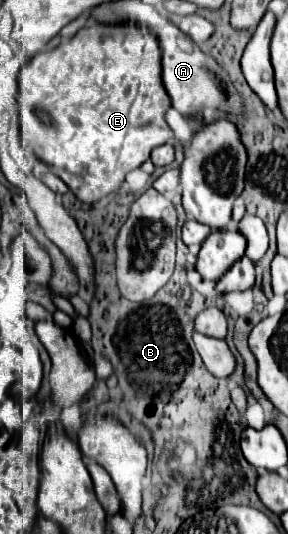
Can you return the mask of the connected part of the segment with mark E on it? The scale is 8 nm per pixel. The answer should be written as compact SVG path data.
M96 24L82 28L58 48L36 54L20 72L18 116L22 146L30 148L38 160L52 166L78 200L88 204L98 202L118 190L124 176L142 166L156 146L174 140L174 132L164 120L170 98L164 92L160 74L160 48L148 30L136 30L136 26L116 30L116 26Z

